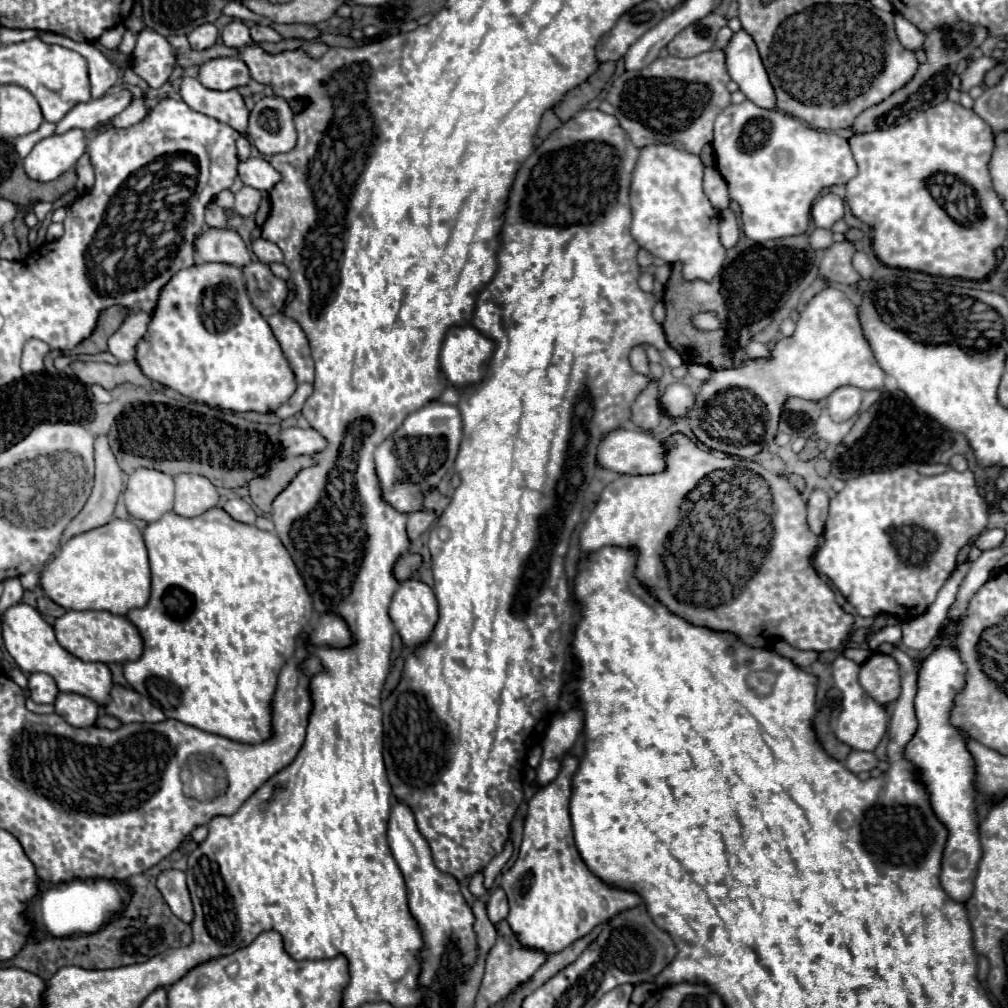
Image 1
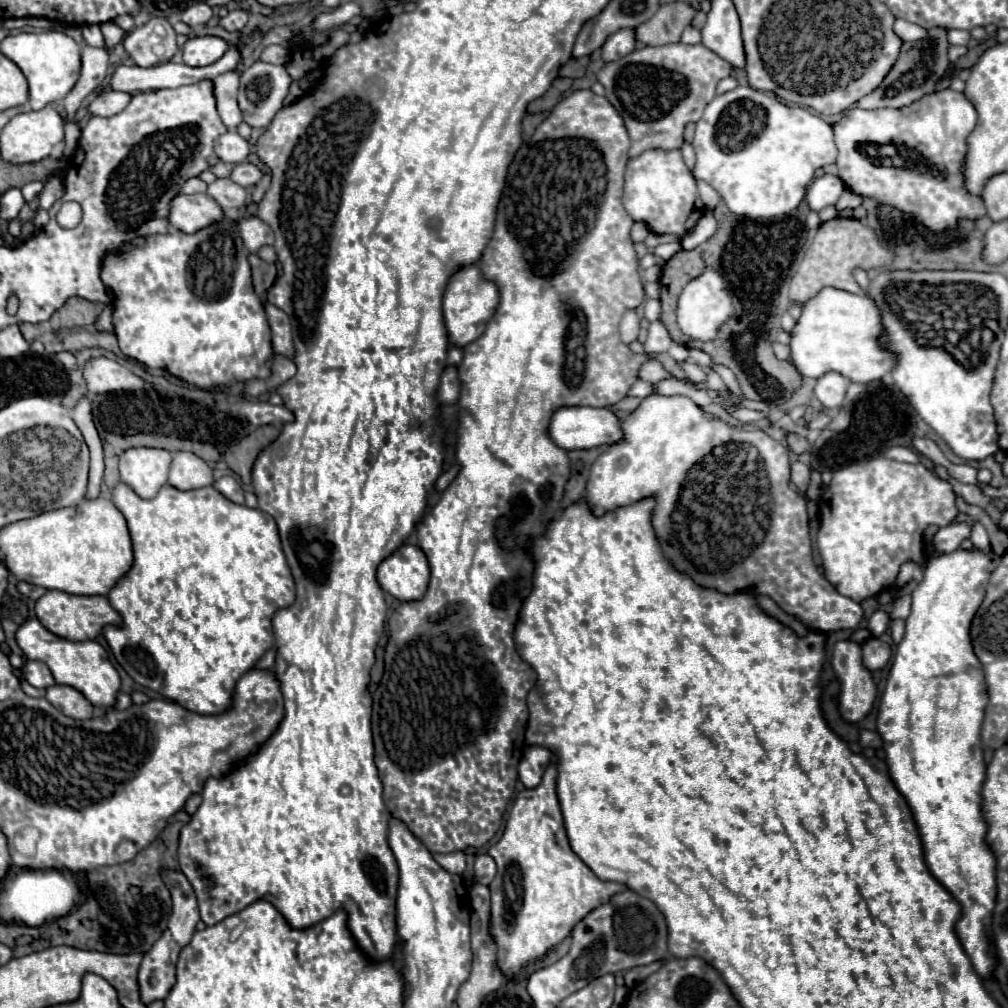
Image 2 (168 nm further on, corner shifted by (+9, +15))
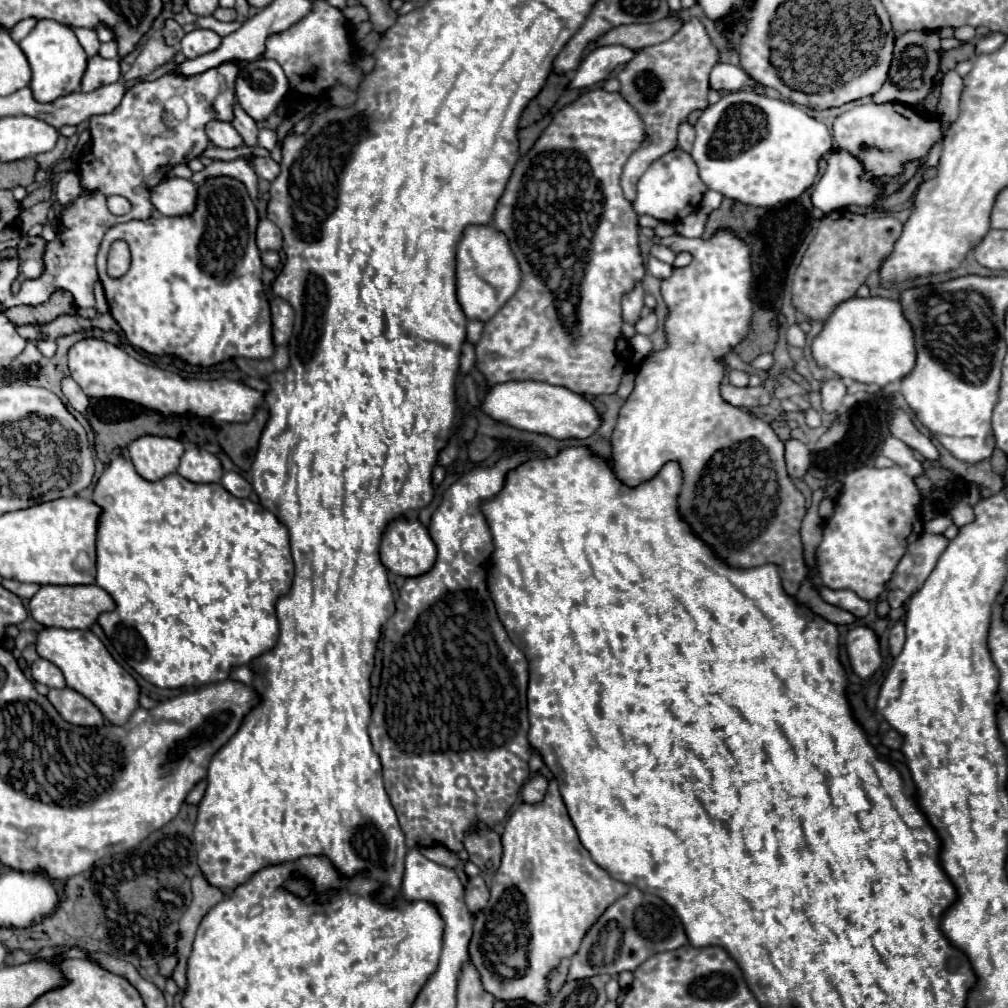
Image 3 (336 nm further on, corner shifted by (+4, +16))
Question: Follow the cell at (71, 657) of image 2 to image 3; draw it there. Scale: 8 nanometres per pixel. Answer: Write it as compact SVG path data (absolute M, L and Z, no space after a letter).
M43 628L37 632L37 654L49 662L53 662L65 676L69 688L87 696L101 714L113 722L123 724L127 716L139 706L139 686L133 676L121 668L113 656L107 652L103 642L91 630L63 630L63 628Z

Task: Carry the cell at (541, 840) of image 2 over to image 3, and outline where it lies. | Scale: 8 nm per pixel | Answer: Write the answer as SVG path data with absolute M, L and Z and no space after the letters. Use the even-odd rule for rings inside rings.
M551 780L551 782L549 782L547 794L545 794L545 798L543 798L541 802L537 802L537 804L527 804L527 802L523 802L523 804L511 814L511 818L509 818L507 824L505 824L505 832L503 832L503 836L501 836L501 844L503 844L503 858L501 858L501 866L499 866L499 870L495 872L493 882L491 882L491 898L489 898L489 904L487 904L487 908L483 910L485 922L483 922L483 928L477 928L477 934L473 934L473 938L471 938L471 948L469 948L469 952L471 952L471 962L479 968L483 986L485 986L487 992L491 992L495 998L499 998L499 1000L525 998L525 1000L531 1000L533 1004L545 1004L545 1002L547 1002L547 978L545 978L545 974L549 974L549 972L559 964L559 960L561 960L563 956L573 956L573 954L579 950L581 938L585 936L587 928L591 928L591 924L605 912L607 906L611 906L619 896L627 894L629 886L623 884L623 882L613 880L603 868L599 868L599 866L591 860L589 852L581 846L581 842L579 842L579 838L577 838L577 832L575 832L575 826L573 826L573 822L571 822L571 818L569 818L569 814L567 814L567 808L565 808L565 804L563 804L563 800L561 800L561 794L559 794L559 788L557 788L557 780ZM523 964L525 964L525 972L523 972L519 978L507 978L507 968L509 968L509 970L519 970Z

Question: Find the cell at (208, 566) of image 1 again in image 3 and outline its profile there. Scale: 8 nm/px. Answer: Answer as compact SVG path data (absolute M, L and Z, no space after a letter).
M121 456L111 460L111 464L105 468L103 476L95 486L93 500L103 508L97 532L97 586L107 590L117 604L113 612L105 612L99 616L99 624L107 638L111 640L111 644L115 646L115 650L123 656L123 660L147 682L159 688L189 688L189 686L199 688L207 684L217 684L227 680L235 666L249 664L253 658L269 652L277 644L279 626L275 616L275 604L281 596L285 596L291 590L295 572L289 550L289 532L275 514L265 510L261 504L231 496L219 484L195 484L179 474L165 476L163 480L157 482L147 482L135 472L133 464Z

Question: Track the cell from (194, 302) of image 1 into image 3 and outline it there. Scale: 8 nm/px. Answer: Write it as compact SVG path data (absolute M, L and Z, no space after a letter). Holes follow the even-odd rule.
M213 178L199 186L197 208L189 216L129 220L113 226L99 248L97 268L109 302L109 312L123 328L125 340L153 356L177 356L191 366L215 366L229 358L267 360L273 356L271 312L261 284L261 258L255 246L257 210L245 186L233 178ZM115 240L125 240L131 250L129 272L113 280L107 276L107 252Z

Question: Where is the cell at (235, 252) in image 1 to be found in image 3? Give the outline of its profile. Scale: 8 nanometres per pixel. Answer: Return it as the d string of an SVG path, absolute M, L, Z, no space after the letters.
M171 176L151 192L151 202L163 216L189 216L197 206L197 192L199 188L191 180Z

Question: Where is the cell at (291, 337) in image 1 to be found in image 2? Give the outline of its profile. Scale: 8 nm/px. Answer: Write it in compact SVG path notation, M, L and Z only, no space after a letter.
M266 303L266 315L268 315L268 323L270 323L271 342L274 353L292 357L294 355L292 333L290 333L290 321L288 321L286 313L280 311L278 307Z

